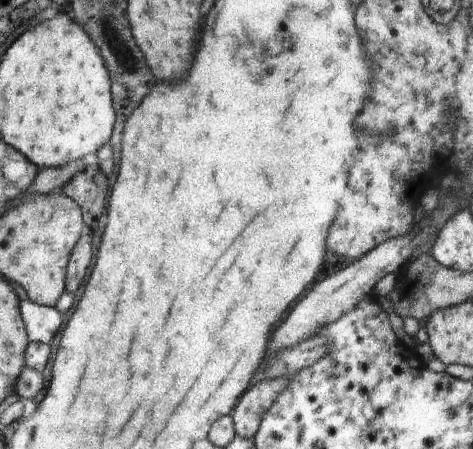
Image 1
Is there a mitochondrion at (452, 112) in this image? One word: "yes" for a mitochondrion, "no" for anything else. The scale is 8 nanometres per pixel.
no

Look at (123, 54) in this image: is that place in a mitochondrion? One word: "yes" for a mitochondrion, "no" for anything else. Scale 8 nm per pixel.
yes

